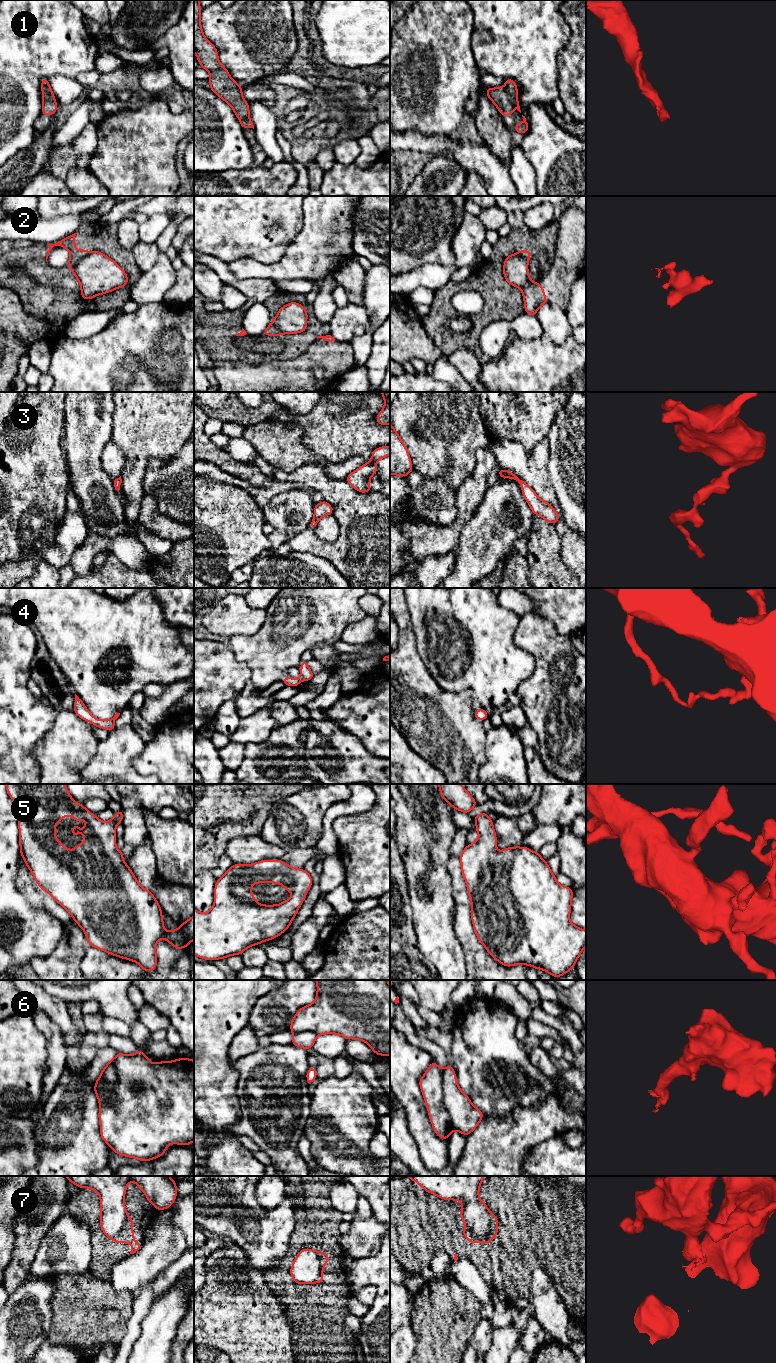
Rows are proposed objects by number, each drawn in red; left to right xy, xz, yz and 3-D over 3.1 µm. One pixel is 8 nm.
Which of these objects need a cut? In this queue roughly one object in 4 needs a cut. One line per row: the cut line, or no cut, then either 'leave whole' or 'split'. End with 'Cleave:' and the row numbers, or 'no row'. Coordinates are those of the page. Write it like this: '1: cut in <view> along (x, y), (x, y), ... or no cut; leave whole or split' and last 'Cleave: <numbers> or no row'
1: no cut; leave whole
2: cut in xy along (89, 253), (77, 263), (75, 274); split
3: no cut; leave whole
4: no cut; leave whole
5: no cut; leave whole
6: cut in yz along (440, 1070), (442, 1105), (453, 1129); split
7: cut in yz along (490, 1212), (490, 1230), (486, 1234), (476, 1235), (466, 1226); split
Cleave: 2, 6, 7

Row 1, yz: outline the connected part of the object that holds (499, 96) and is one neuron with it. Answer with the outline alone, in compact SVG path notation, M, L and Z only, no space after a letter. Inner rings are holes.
M507 78L504 87L486 88L488 98L496 105L501 116L509 116L513 114L514 106L520 113L518 104L518 90L515 81Z

